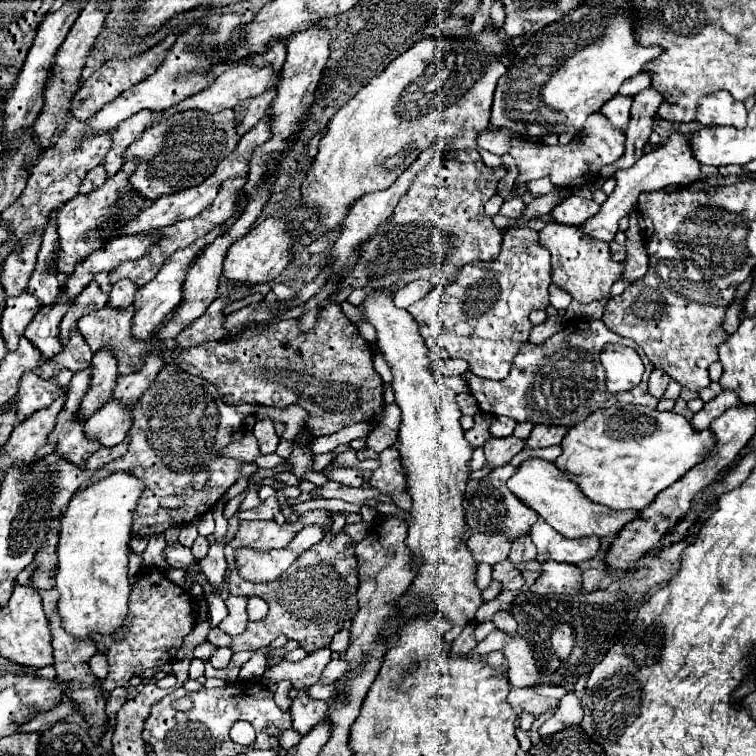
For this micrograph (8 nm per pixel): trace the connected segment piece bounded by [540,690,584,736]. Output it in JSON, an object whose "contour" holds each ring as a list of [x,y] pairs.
{"contour":[[[570,690],[570,692],[566,692],[564,698],[560,700],[558,710],[554,712],[554,716],[540,726],[540,734],[542,734],[542,736],[548,736],[548,734],[554,734],[554,732],[564,730],[564,728],[578,726],[580,720],[582,720],[582,716],[584,716],[582,700],[578,698],[578,694],[576,694],[574,690]]]}

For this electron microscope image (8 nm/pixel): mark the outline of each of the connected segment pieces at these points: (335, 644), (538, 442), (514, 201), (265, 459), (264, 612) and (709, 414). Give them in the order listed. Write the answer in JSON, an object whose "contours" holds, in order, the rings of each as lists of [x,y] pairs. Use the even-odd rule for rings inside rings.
{"contours":[[[[340,630],[340,632],[336,632],[334,638],[332,638],[330,648],[332,648],[334,652],[344,654],[344,650],[348,650],[348,646],[350,646],[350,632],[348,632],[348,630]]],[[[544,424],[534,426],[532,434],[526,440],[524,450],[530,450],[530,448],[546,448],[546,446],[560,444],[566,432],[568,432],[568,428],[556,428],[556,426],[544,426]]],[[[508,198],[502,208],[500,208],[500,214],[506,216],[506,218],[516,218],[520,216],[520,212],[524,210],[524,200],[522,198]]],[[[266,454],[266,456],[260,456],[260,458],[256,460],[256,466],[258,466],[258,468],[264,468],[264,470],[278,468],[278,466],[282,466],[282,464],[286,464],[286,460],[280,458],[278,454]]],[[[258,596],[248,598],[248,618],[250,618],[250,622],[260,622],[266,616],[268,616],[268,604]]],[[[722,390],[716,398],[712,398],[710,402],[706,402],[704,408],[702,408],[698,414],[694,414],[692,426],[694,426],[694,428],[708,428],[714,418],[718,418],[718,416],[724,414],[728,408],[738,406],[738,404],[740,404],[740,398],[738,398],[736,392],[732,392],[732,390],[726,390],[726,392],[724,392],[724,390]]]]}

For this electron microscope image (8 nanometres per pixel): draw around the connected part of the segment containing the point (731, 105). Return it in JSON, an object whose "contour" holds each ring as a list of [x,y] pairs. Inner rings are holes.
{"contour":[[[720,90],[720,92],[716,92],[712,96],[704,96],[704,100],[700,100],[696,120],[706,126],[744,128],[746,116],[748,116],[748,112],[744,108],[744,102],[732,100],[732,94],[728,94],[726,90]]]}

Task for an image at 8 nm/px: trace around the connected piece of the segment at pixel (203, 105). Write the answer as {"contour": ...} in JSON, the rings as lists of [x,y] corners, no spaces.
{"contour":[[[234,62],[234,64],[226,64],[224,68],[218,70],[218,76],[216,80],[212,82],[212,86],[208,86],[206,90],[186,98],[184,102],[180,102],[178,106],[172,106],[164,112],[164,116],[172,116],[174,112],[180,112],[180,110],[192,110],[192,108],[198,108],[198,110],[206,110],[206,112],[222,112],[226,108],[234,108],[238,102],[242,100],[248,100],[248,98],[254,98],[254,96],[260,96],[264,94],[266,90],[270,88],[276,88],[276,84],[280,84],[282,80],[282,72],[276,72],[272,68],[272,64],[266,64],[266,66],[254,66],[254,64],[244,64],[244,62]]]}

